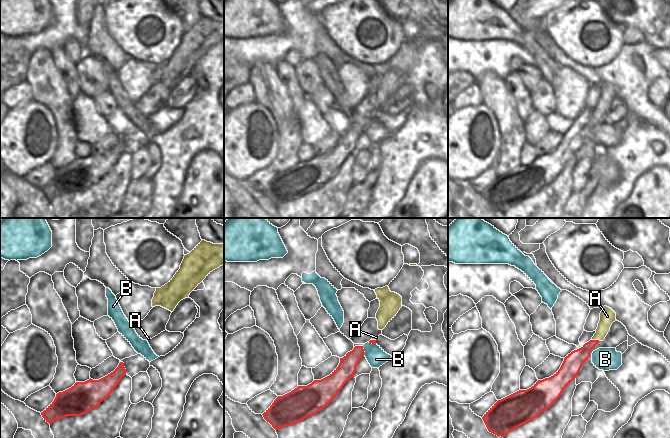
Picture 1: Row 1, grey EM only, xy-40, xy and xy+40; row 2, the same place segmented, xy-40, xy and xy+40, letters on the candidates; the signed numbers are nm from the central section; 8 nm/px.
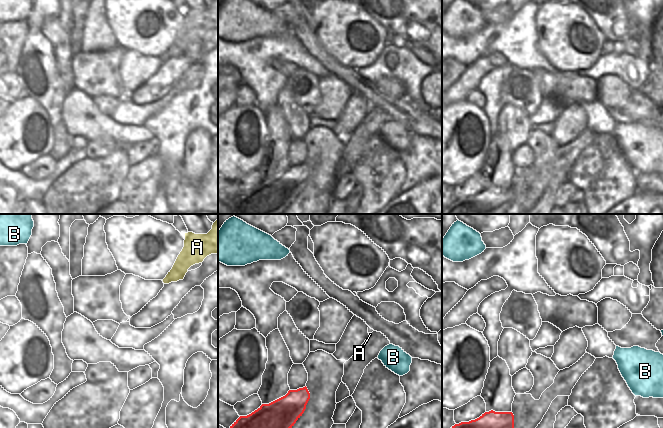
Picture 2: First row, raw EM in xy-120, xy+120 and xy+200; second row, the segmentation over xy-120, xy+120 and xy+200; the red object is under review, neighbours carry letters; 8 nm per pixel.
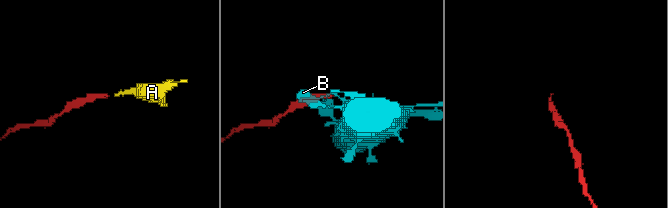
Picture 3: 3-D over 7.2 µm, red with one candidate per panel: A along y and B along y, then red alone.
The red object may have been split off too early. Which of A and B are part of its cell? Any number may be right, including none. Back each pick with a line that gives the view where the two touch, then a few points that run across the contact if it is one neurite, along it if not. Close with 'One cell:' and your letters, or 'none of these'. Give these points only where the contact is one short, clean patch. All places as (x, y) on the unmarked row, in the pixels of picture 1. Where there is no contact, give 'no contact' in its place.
One cell: none of these

